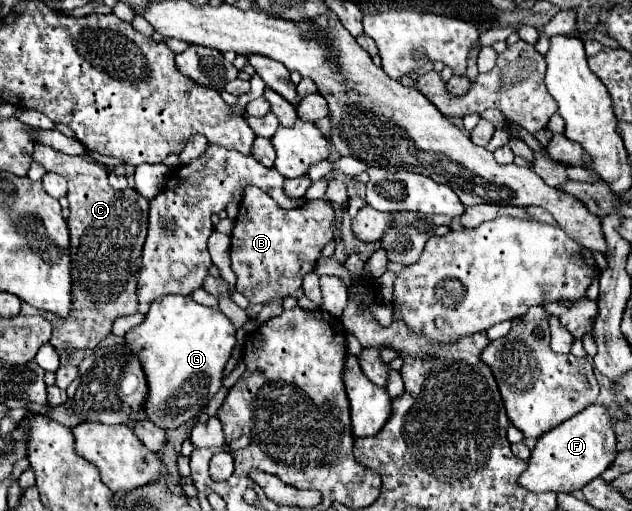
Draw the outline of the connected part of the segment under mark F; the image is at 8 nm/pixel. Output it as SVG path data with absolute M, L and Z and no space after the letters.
M590 405L568 421L544 433L528 459L526 471L518 477L518 485L534 493L576 491L606 471L616 459L616 435L610 425L610 411L602 405Z

